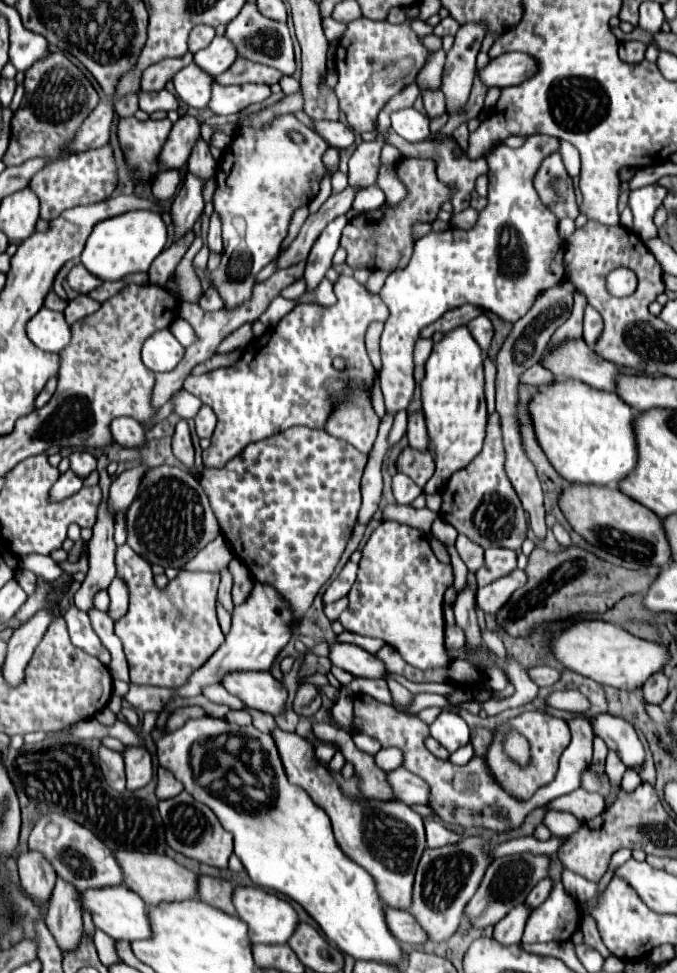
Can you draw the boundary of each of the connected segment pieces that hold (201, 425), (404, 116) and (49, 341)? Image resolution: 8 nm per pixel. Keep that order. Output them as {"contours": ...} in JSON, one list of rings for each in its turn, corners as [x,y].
{"contours":[[[[202,405],[202,409],[200,409],[200,413],[196,415],[194,423],[196,423],[196,433],[198,433],[200,439],[212,437],[212,431],[214,431],[214,425],[216,425],[216,415],[212,413],[210,407]]],[[[406,107],[400,111],[394,111],[390,115],[392,119],[392,129],[406,141],[410,143],[418,143],[428,139],[430,129],[428,129],[428,117],[420,111],[416,111],[414,107]]],[[[42,307],[26,325],[30,341],[48,353],[60,353],[70,343],[70,325],[64,319],[64,313],[50,311]]]]}

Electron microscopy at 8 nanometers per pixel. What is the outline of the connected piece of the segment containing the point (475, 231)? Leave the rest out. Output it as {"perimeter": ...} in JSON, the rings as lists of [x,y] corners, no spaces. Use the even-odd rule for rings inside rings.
{"perimeter":[[[530,135],[526,143],[518,149],[510,149],[504,143],[496,145],[490,153],[486,153],[488,161],[488,205],[480,211],[476,225],[464,233],[458,233],[456,227],[450,227],[440,233],[428,233],[414,243],[412,257],[404,269],[392,271],[380,291],[382,301],[390,309],[390,317],[386,321],[380,351],[382,351],[382,371],[380,371],[380,389],[386,403],[386,413],[396,415],[402,409],[408,409],[414,397],[414,347],[420,339],[420,331],[434,321],[438,321],[446,311],[464,305],[464,299],[470,305],[492,311],[506,321],[518,321],[526,315],[526,311],[534,305],[536,297],[560,283],[564,277],[564,241],[558,237],[558,219],[552,215],[538,199],[536,189],[532,185],[532,177],[540,167],[540,161],[558,149],[558,139],[550,135]]]}

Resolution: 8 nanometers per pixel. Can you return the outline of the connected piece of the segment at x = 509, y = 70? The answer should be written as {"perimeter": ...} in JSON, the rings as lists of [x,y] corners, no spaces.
{"perimeter":[[[504,53],[490,59],[486,67],[478,71],[480,81],[486,87],[510,87],[526,81],[536,73],[536,61],[524,53]]]}

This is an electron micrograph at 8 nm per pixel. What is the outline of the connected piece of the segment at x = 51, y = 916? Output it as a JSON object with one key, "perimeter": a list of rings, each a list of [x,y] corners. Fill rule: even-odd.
{"perimeter":[[[62,877],[56,879],[54,893],[50,897],[50,911],[46,915],[46,925],[56,937],[62,951],[74,949],[82,935],[82,905],[80,891],[68,885]]]}

